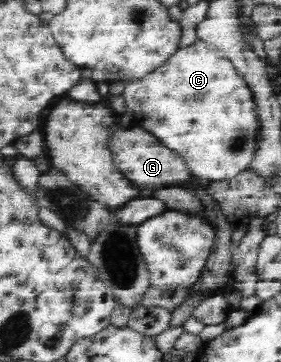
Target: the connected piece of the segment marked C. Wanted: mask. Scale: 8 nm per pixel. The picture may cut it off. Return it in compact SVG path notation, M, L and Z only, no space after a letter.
M197 39L187 47L178 48L163 62L163 66L156 67L139 80L124 83L122 96L126 108L133 111L134 124L154 134L163 146L183 158L193 177L221 182L248 168L255 150L258 127L251 92L233 63L206 42Z

